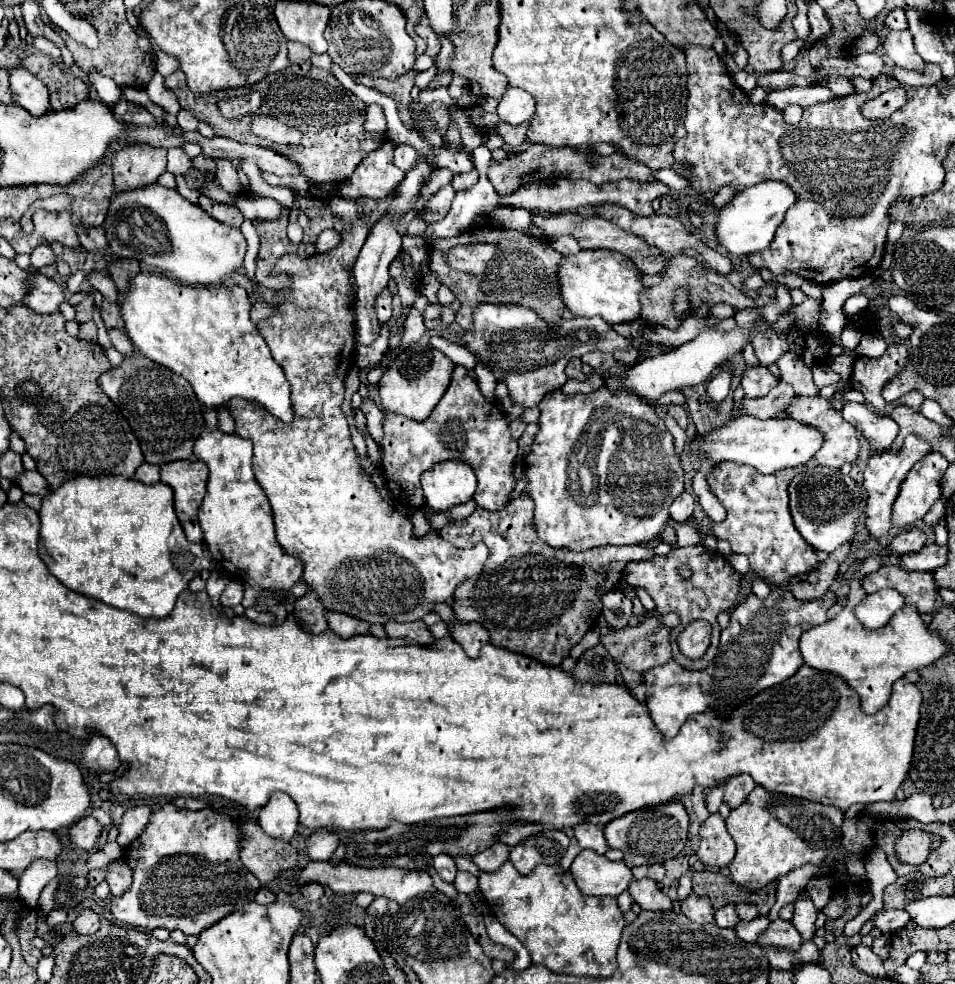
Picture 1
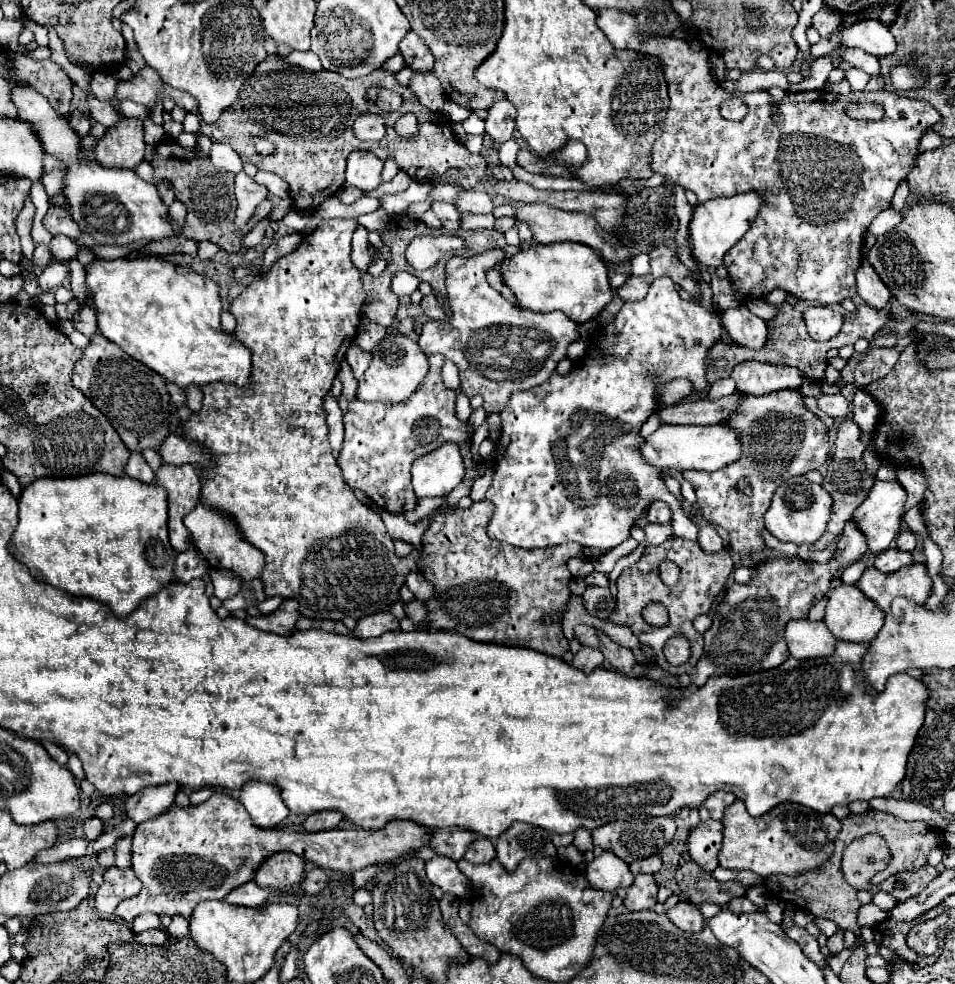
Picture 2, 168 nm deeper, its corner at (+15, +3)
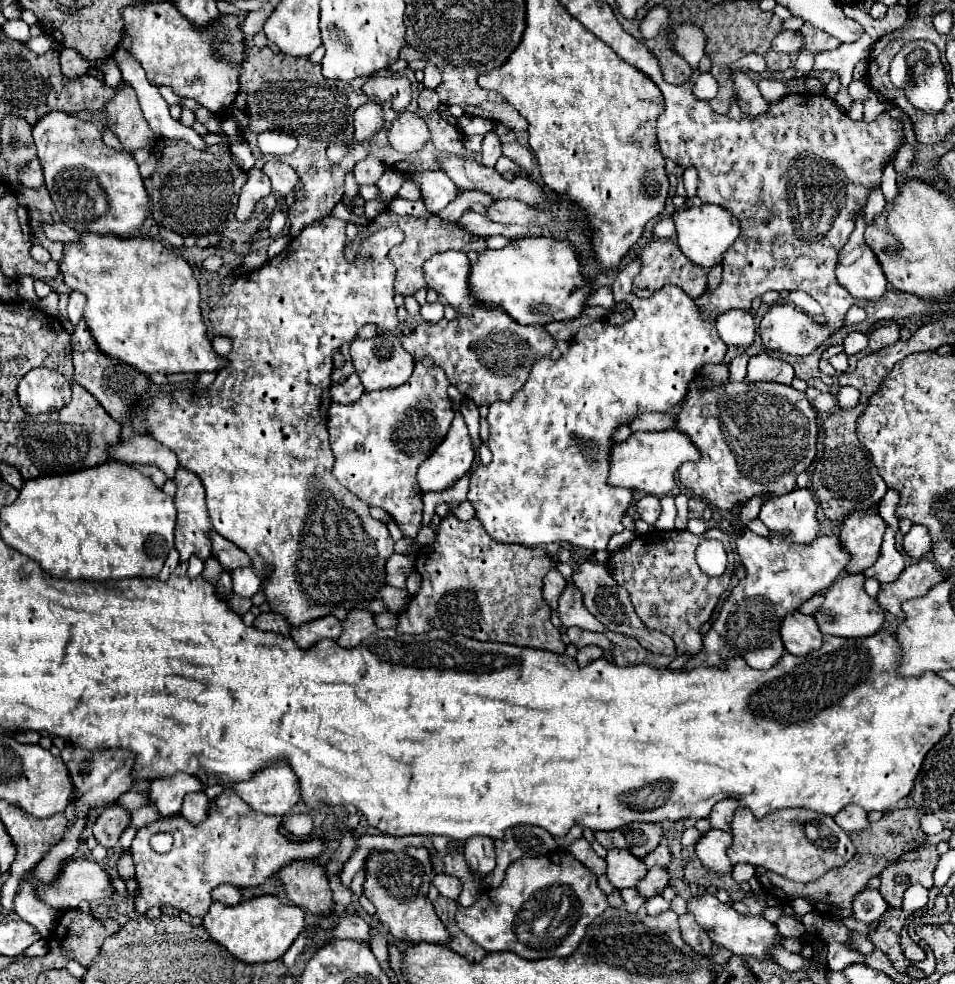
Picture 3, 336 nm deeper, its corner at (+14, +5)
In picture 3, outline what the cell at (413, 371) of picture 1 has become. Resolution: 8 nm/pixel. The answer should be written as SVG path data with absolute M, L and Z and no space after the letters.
M380 333L372 339L354 339L350 345L350 355L354 359L354 369L360 375L360 381L366 391L374 389L392 389L408 383L414 371L414 357L402 347L400 339L394 333Z

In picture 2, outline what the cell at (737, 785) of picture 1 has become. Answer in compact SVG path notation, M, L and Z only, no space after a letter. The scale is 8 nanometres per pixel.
M717 791L717 793L713 793L713 795L705 801L705 807L709 809L711 819L721 821L721 819L723 819L723 811L725 811L725 807L729 807L733 801L735 801L735 795L733 795L733 793Z

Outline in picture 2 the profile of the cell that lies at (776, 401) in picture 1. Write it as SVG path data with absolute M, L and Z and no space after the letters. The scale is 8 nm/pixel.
M739 393L721 397L717 401L691 399L677 405L665 405L657 411L657 415L665 425L717 425L733 413L739 399Z

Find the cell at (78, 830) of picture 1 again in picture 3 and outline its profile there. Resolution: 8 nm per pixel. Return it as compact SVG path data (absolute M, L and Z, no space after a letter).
M110 805L98 815L92 831L100 845L104 845L106 849L112 849L112 847L116 847L122 831L126 829L128 823L130 823L128 811L124 811L118 805Z

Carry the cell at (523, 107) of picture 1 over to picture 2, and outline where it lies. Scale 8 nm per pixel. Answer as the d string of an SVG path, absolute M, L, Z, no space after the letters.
M501 99L489 109L489 117L485 121L485 133L493 141L493 151L499 151L499 145L509 141L515 129L515 107L511 101Z

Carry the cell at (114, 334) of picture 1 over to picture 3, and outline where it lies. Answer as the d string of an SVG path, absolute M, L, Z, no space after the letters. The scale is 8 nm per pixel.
M70 293L70 303L68 303L68 319L72 325L78 325L84 317L84 305L86 305L86 299L84 295L80 293Z

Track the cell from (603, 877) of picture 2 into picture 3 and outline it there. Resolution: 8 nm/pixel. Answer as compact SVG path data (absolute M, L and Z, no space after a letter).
M610 849L606 863L608 863L606 877L616 889L634 887L648 871L640 859L636 859L628 851L620 851L620 849Z

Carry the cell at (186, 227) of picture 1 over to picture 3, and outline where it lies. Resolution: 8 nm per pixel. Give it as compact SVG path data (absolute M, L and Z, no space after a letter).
M50 111L32 127L34 143L38 149L38 159L44 167L44 181L54 199L56 211L62 217L62 223L84 233L110 233L116 237L136 235L142 223L150 217L150 197L146 193L144 181L138 173L138 165L126 151L116 151L102 143L102 135L90 121L82 121L76 115L64 111Z

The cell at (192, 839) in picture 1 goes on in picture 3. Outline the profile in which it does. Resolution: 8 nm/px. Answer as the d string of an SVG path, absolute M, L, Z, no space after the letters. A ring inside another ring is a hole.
M228 791L228 799L214 799L208 809L208 817L202 823L190 823L182 815L158 819L154 823L138 829L130 855L136 867L136 895L134 911L138 915L146 913L150 907L172 905L190 915L206 915L210 907L210 891L222 883L236 887L258 887L270 875L274 875L282 865L296 859L318 857L328 839L314 837L310 841L290 841L278 827L282 819L278 815L258 815L250 811L246 803ZM154 833L170 833L174 845L168 853L158 855L150 847L150 837Z

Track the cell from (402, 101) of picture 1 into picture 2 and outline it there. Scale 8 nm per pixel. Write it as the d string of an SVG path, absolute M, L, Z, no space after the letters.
M383 89L377 95L377 105L381 111L397 111L401 105L401 93L393 93L393 91Z

